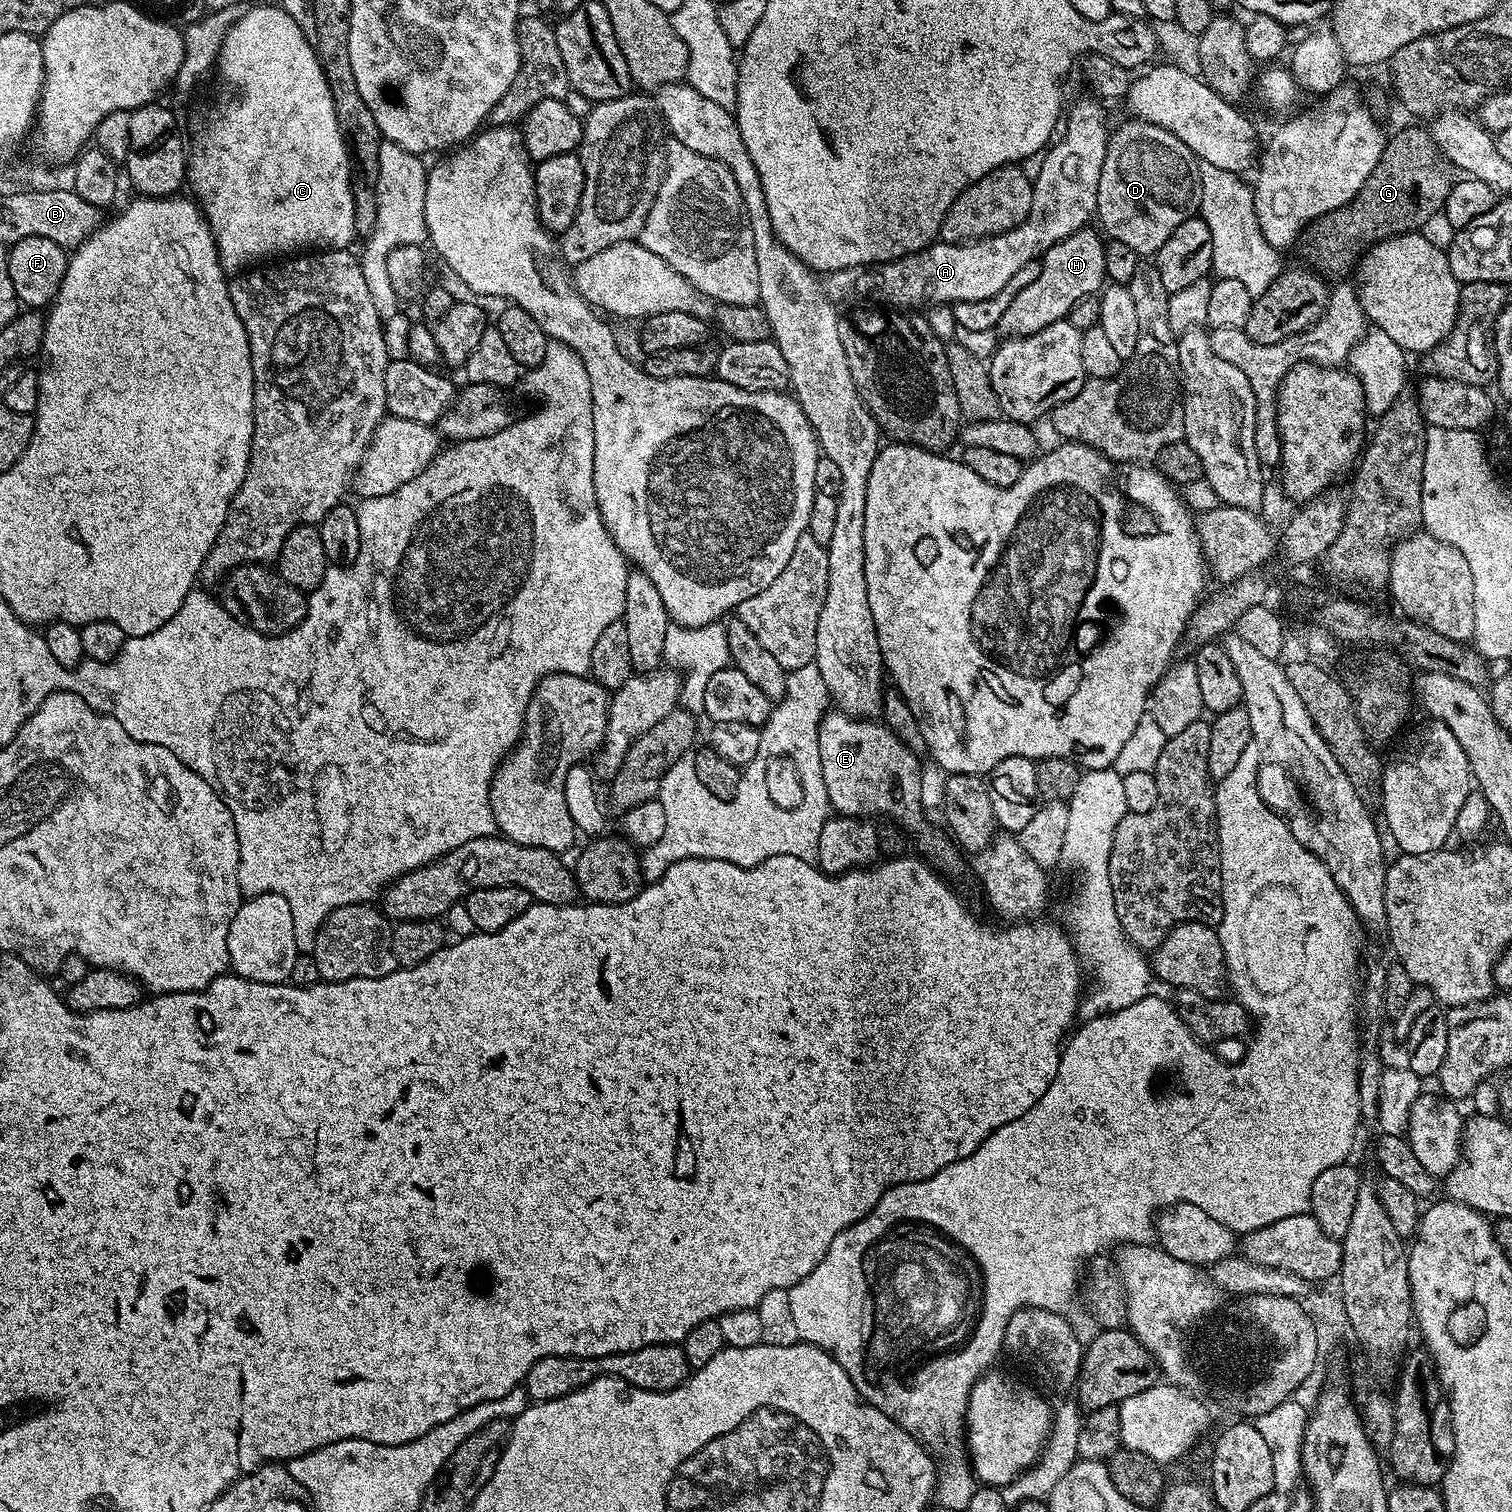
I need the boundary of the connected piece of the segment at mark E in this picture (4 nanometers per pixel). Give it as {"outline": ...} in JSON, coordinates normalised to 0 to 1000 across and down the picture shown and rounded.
{"outline":[[[555,470],[548,470],[542,478],[541,493],[543,495],[544,513],[548,521],[548,530],[555,539],[589,541],[589,544],[595,545],[599,551],[604,554],[605,563],[620,577],[627,581],[634,578],[638,567],[632,556],[624,547],[618,548],[611,543],[609,501],[602,497],[584,478],[560,474]]]}

